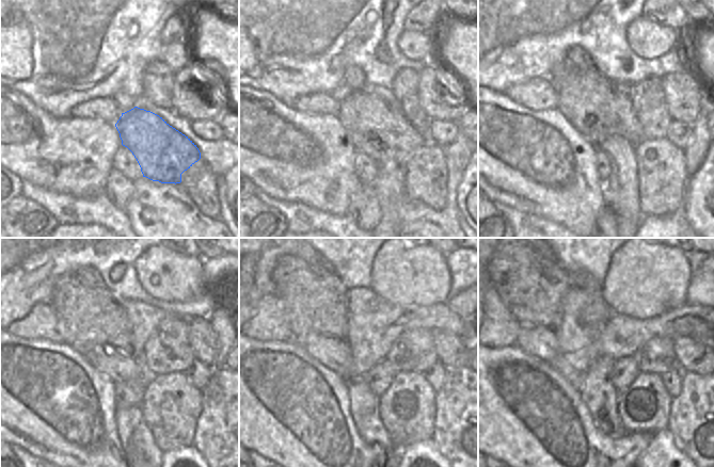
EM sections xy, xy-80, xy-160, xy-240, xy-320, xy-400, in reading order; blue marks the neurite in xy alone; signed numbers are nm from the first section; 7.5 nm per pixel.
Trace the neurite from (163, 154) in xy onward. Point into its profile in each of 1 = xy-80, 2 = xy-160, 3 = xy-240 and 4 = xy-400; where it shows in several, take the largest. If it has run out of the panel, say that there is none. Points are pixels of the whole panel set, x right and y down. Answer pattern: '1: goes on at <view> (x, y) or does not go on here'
1: goes on at xy-80 (376, 128)
2: goes on at xy-160 (598, 108)
3: goes on at xy-240 (88, 316)
4: goes on at xy-400 (532, 286)

